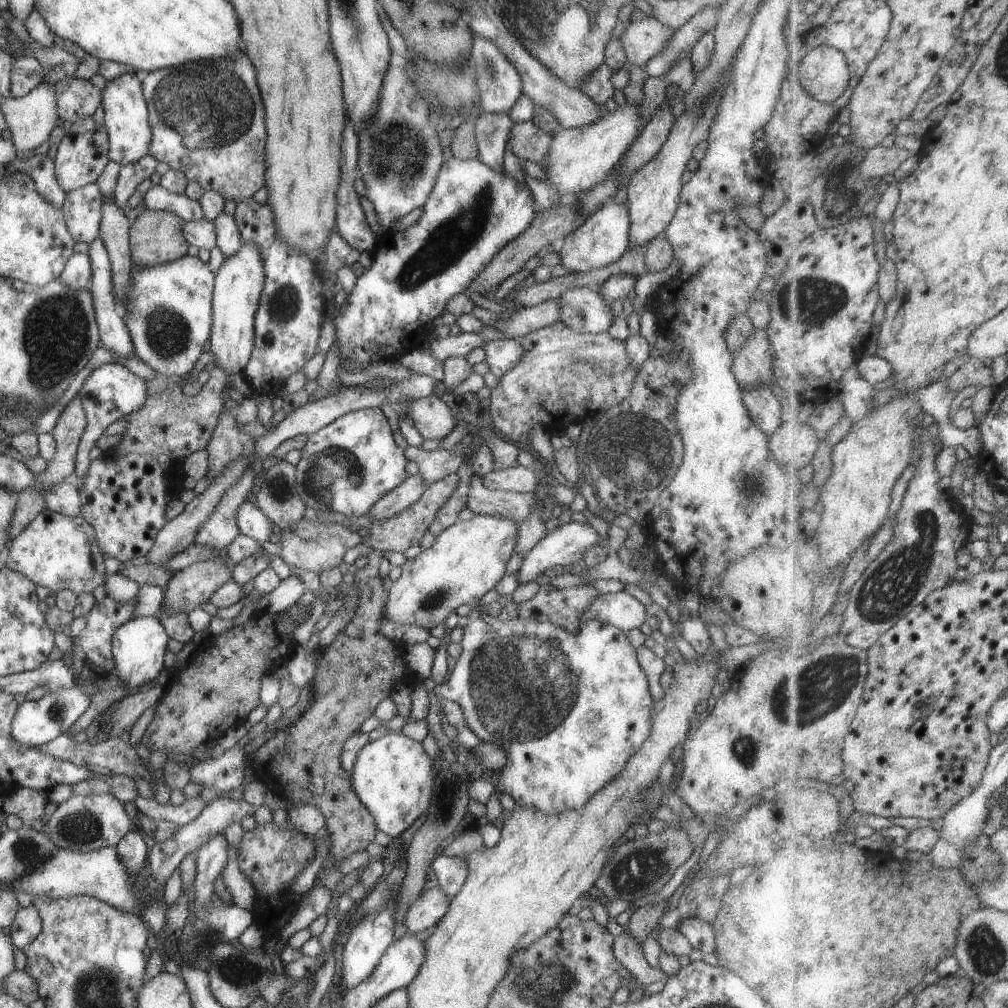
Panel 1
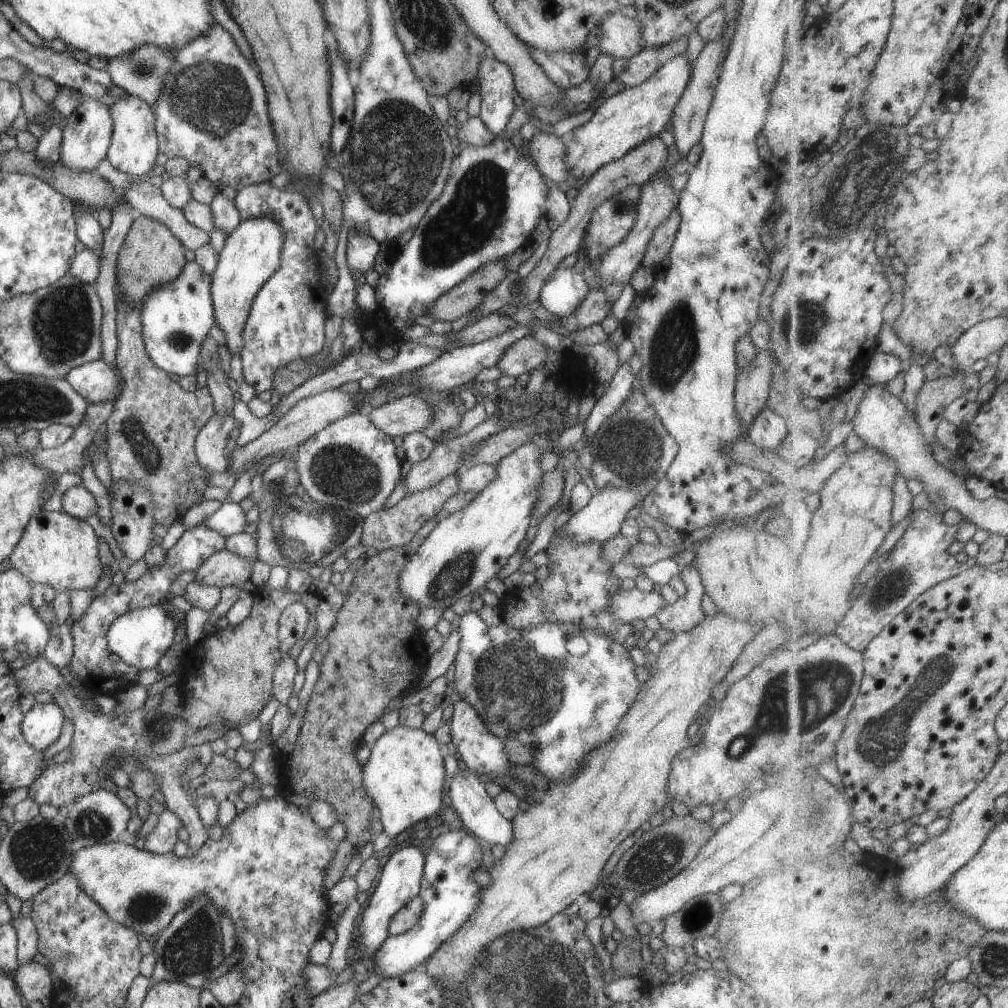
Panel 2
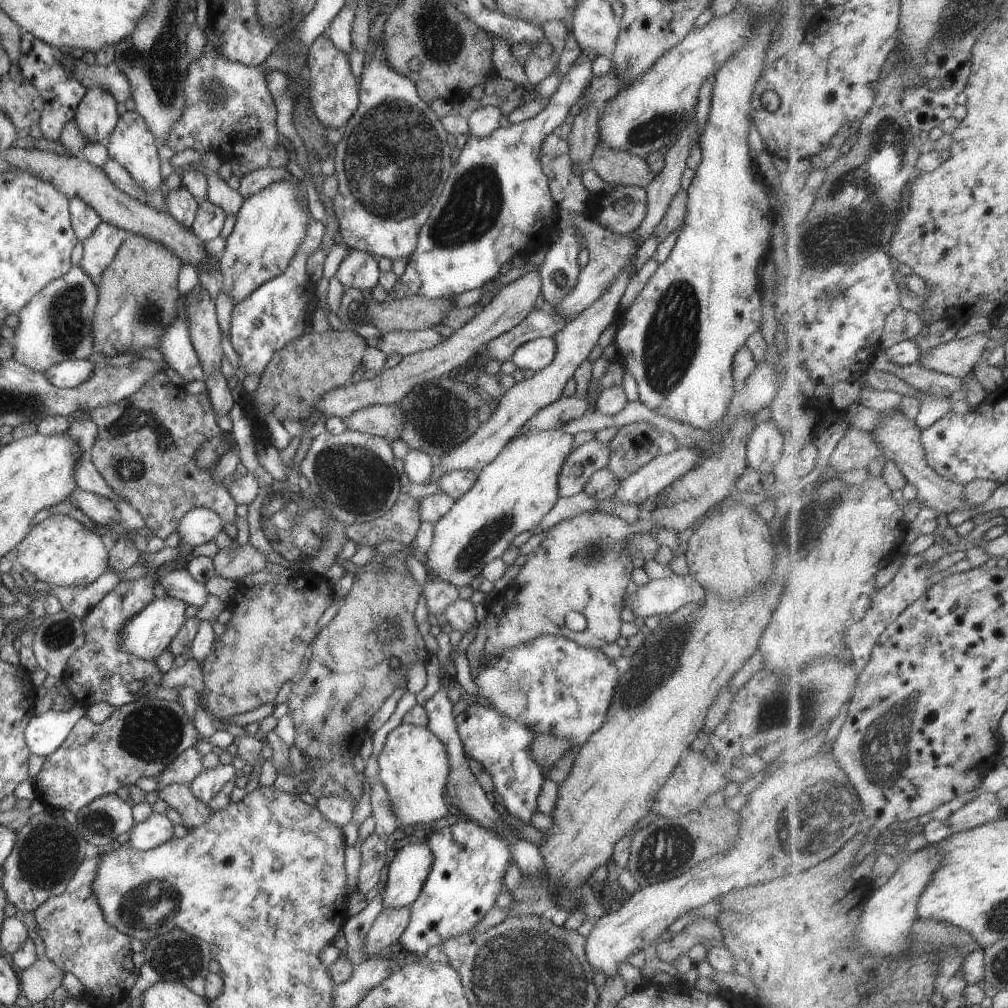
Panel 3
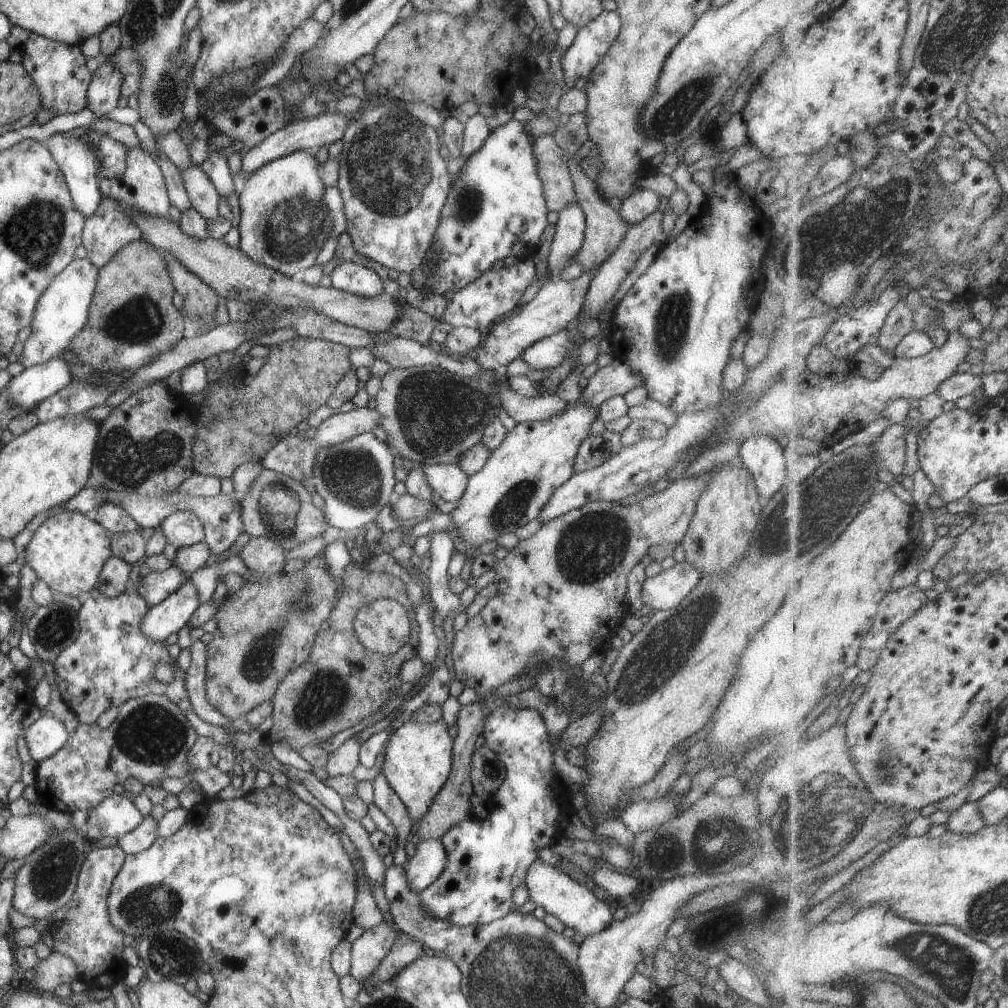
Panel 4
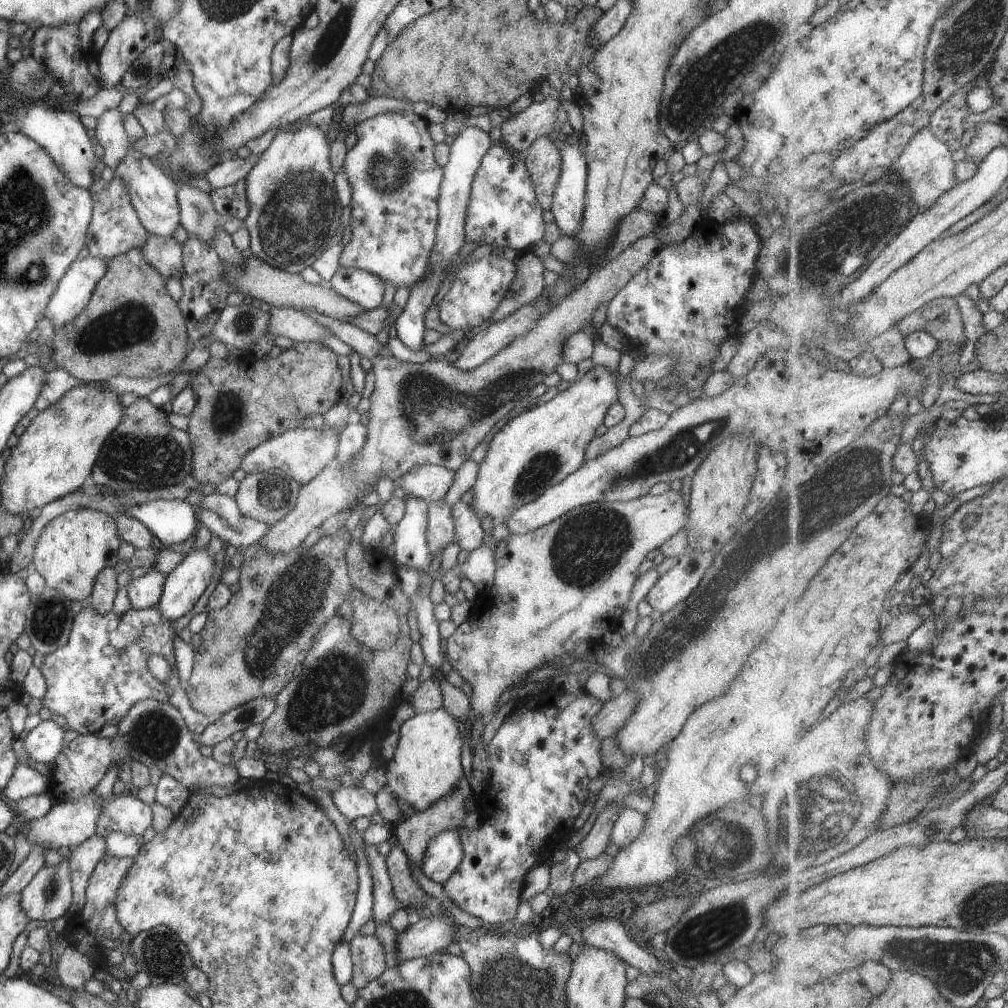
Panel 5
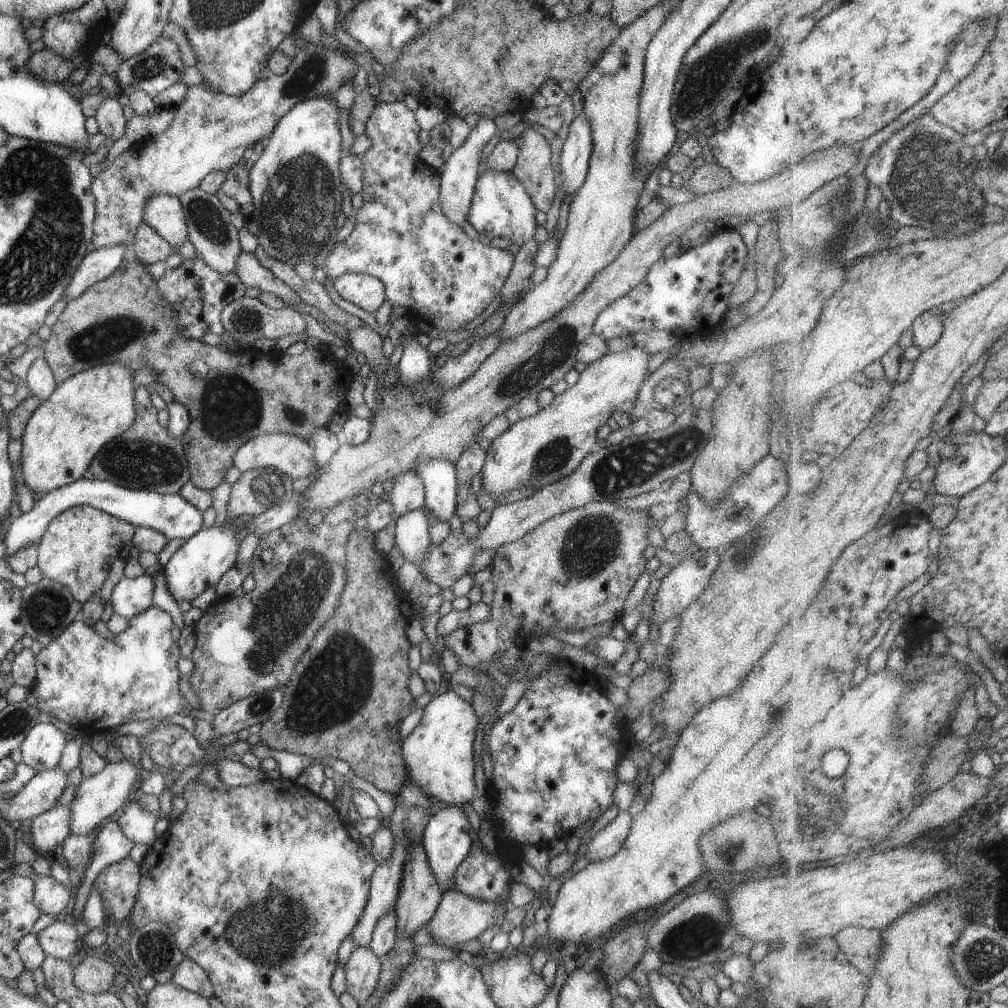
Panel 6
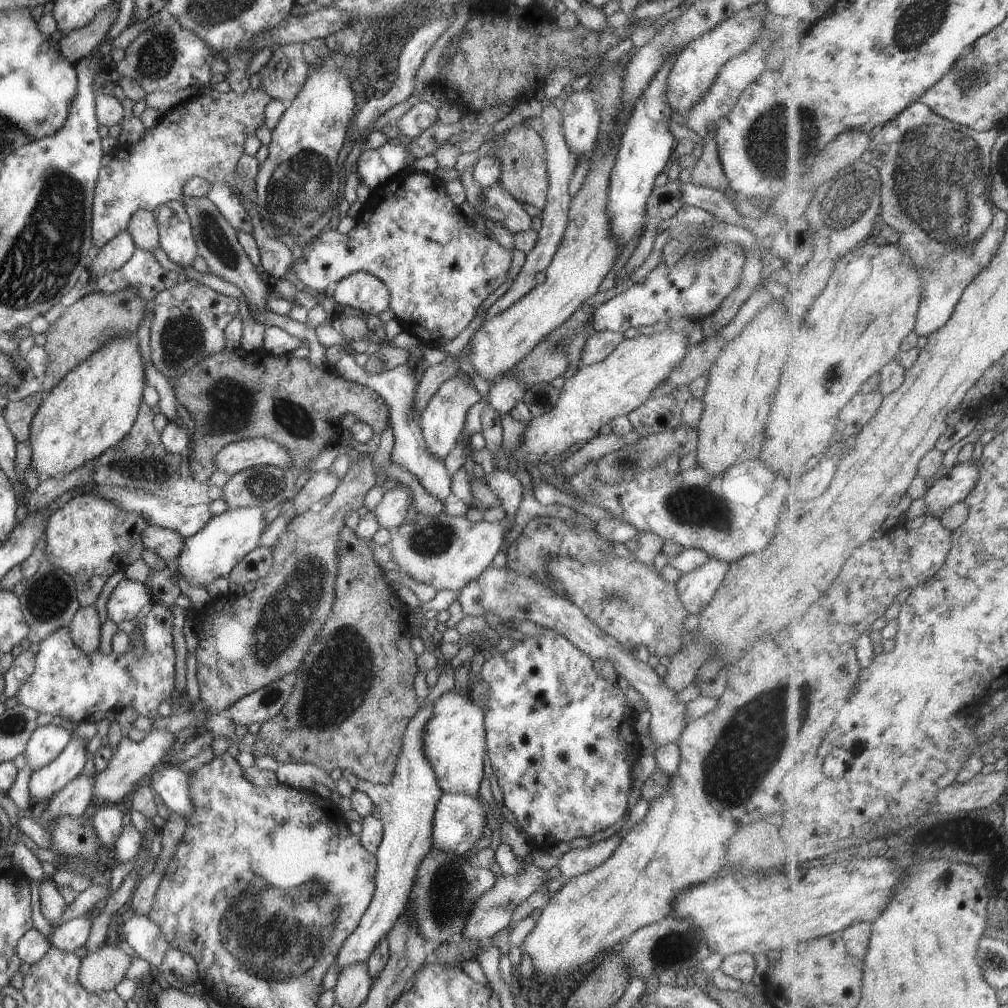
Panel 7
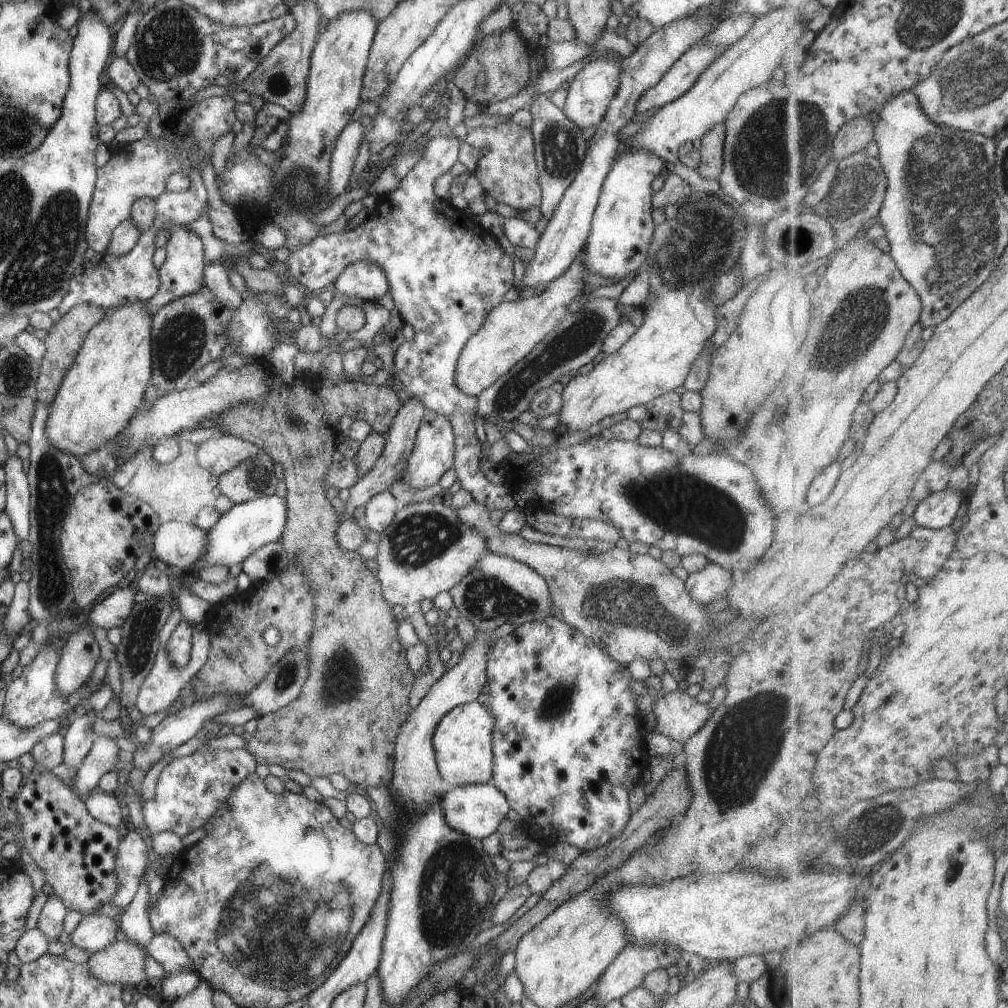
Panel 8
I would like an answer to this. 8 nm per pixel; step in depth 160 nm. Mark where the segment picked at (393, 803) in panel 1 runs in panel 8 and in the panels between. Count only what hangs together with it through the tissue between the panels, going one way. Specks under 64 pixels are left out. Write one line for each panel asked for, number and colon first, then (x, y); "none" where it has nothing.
2: (404, 774)
3: (413, 766)
4: (418, 757)
5: (425, 767)
6: (437, 752)
7: (453, 740)
8: (461, 741)

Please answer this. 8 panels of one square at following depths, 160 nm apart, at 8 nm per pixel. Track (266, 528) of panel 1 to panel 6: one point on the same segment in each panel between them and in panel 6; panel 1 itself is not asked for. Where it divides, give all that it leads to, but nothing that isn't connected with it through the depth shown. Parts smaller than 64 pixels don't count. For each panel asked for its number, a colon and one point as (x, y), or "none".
2: (229, 519)
3: (197, 526)
4: (181, 529)
5: (171, 521)
6: (170, 514)

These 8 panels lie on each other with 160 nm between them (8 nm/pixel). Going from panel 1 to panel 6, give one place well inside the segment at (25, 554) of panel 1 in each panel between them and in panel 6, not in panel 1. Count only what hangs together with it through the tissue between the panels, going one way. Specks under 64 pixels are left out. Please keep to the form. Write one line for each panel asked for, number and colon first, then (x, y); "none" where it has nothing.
2: (56, 549)
3: (60, 551)
4: (67, 551)
5: (71, 549)
6: (77, 547)

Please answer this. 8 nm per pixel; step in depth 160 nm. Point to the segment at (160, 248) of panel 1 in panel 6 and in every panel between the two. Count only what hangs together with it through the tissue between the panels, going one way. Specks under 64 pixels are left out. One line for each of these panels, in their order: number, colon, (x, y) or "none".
2: (150, 255)
3: (137, 299)
4: (131, 321)
5: (130, 326)
6: (231, 396)

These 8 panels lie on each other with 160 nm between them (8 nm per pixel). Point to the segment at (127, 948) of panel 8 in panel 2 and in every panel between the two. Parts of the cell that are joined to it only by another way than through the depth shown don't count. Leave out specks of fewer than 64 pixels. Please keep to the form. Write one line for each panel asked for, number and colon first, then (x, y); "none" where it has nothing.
2: (33, 983)
3: (39, 980)
4: (56, 969)
5: (73, 968)
6: (90, 975)
7: (100, 970)

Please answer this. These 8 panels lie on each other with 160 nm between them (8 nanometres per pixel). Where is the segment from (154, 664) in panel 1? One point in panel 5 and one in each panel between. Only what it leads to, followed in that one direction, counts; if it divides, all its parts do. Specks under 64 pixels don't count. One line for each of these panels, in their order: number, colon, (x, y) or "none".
2: (139, 637)
3: (148, 633)
4: (167, 617)
5: (186, 583)

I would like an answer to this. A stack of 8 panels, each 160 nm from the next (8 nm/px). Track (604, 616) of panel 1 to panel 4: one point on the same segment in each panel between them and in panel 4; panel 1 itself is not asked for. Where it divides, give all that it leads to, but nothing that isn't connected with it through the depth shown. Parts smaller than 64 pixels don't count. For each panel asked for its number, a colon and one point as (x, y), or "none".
2: (628, 605)
3: (661, 596)
4: (665, 590)

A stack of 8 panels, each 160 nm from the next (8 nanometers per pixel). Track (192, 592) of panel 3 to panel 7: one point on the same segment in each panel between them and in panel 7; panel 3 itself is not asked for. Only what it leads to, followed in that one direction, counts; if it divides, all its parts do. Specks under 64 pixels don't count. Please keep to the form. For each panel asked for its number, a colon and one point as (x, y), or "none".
4: (156, 586)
5: (143, 592)
6: (129, 597)
7: (127, 598)

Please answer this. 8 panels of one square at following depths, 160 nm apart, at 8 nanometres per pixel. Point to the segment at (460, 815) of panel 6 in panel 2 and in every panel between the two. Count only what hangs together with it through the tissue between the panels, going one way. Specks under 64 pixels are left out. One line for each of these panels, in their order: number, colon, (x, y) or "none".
2: (400, 877)
3: (407, 872)
4: (423, 867)
5: (443, 852)

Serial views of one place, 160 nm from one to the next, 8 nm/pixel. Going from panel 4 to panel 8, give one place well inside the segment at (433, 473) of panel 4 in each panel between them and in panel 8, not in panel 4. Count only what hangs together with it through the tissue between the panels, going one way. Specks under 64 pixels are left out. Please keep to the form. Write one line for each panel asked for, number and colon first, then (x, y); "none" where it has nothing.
5: (428, 482)
6: (407, 493)
7: (389, 513)
8: (379, 510)

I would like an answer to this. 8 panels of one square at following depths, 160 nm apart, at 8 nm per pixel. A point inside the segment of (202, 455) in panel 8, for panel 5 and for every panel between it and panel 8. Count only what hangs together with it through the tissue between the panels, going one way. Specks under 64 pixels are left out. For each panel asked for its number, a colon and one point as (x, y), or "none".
5: (300, 453)
6: (290, 455)
7: (237, 455)

